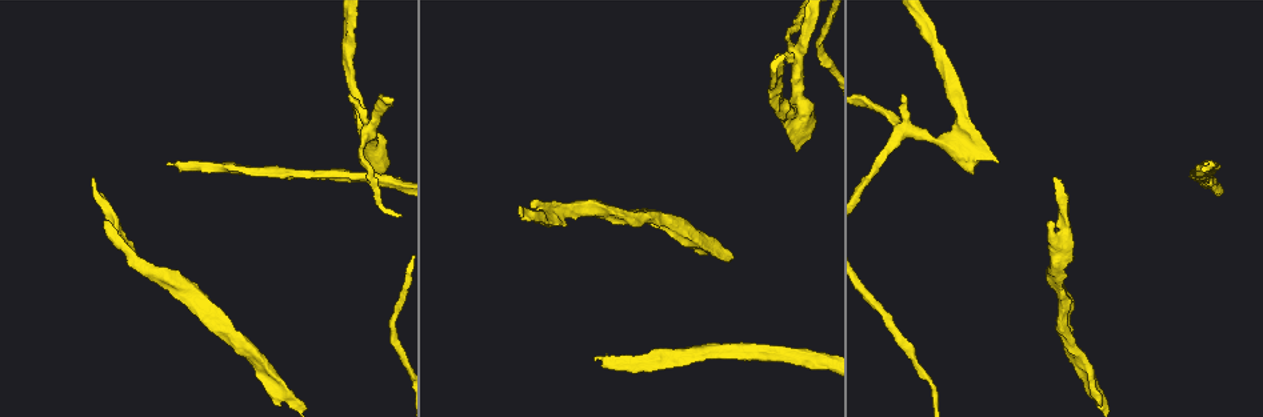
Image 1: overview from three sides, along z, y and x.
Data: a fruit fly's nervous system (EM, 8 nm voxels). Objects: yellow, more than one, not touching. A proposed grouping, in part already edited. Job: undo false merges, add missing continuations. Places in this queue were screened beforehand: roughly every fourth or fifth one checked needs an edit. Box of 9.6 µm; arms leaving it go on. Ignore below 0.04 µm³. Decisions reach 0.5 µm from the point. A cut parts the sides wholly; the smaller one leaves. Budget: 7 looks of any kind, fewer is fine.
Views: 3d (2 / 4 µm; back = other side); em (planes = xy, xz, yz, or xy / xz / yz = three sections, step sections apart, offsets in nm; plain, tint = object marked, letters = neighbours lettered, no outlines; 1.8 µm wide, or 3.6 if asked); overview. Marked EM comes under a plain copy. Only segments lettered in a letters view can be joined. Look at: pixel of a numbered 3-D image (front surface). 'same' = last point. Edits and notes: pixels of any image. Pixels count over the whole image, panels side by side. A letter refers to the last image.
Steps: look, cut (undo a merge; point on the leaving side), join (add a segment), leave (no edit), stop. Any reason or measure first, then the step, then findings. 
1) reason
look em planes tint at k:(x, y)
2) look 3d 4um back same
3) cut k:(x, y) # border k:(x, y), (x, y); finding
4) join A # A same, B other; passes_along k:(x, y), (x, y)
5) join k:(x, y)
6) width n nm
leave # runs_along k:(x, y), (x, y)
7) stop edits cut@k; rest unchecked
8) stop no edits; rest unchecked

look em planes letters at 1:(1206, 161)

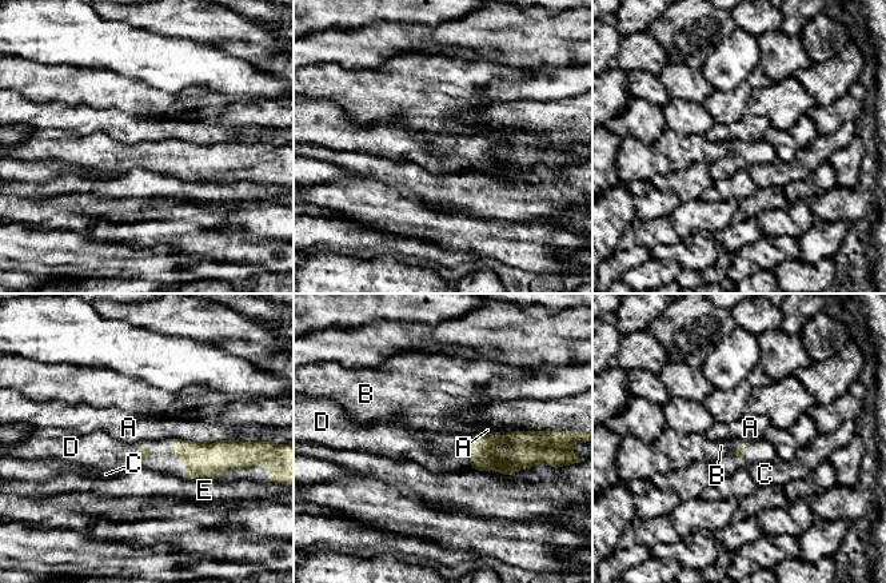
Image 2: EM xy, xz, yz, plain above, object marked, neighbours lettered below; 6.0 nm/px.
join D # A other, B other, C other, D same, E other; it goes on there

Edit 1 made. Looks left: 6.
free end
look em xz step 16 tint at 1:(380, 172)

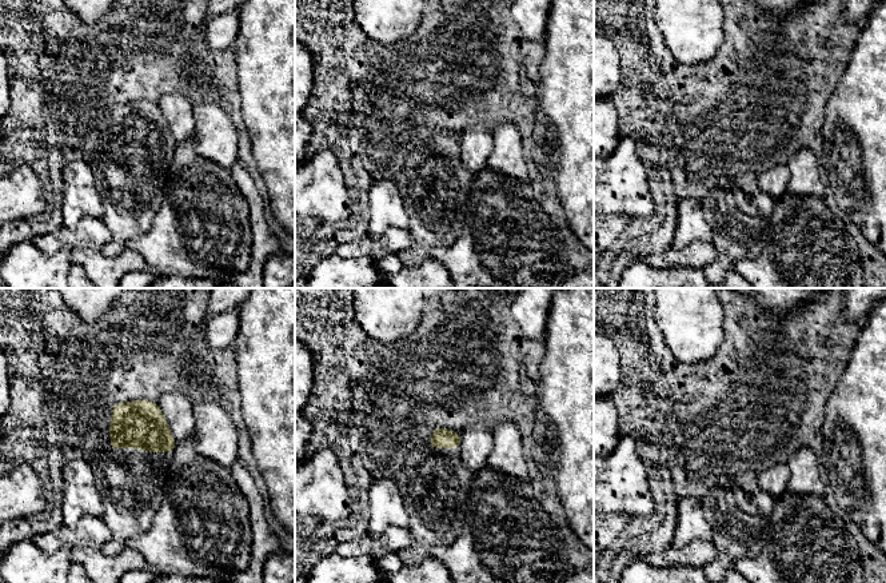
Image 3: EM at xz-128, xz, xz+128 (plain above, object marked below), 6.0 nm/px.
look em planes letters same

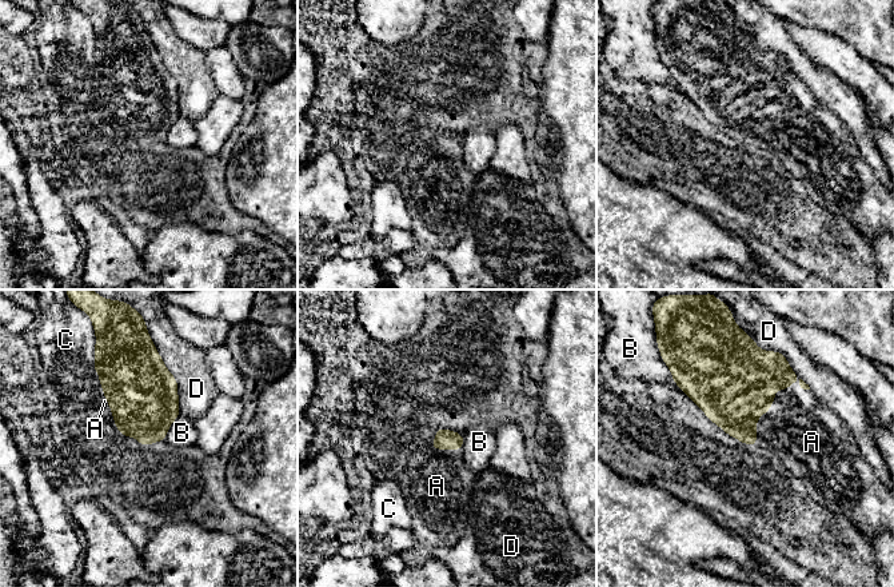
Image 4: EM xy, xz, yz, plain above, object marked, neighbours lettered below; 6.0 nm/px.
join A # A same, B other, C other, D other; passes_along 4:(735, 384), (770, 407), (802, 434); the neuron continues

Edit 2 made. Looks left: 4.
look overview

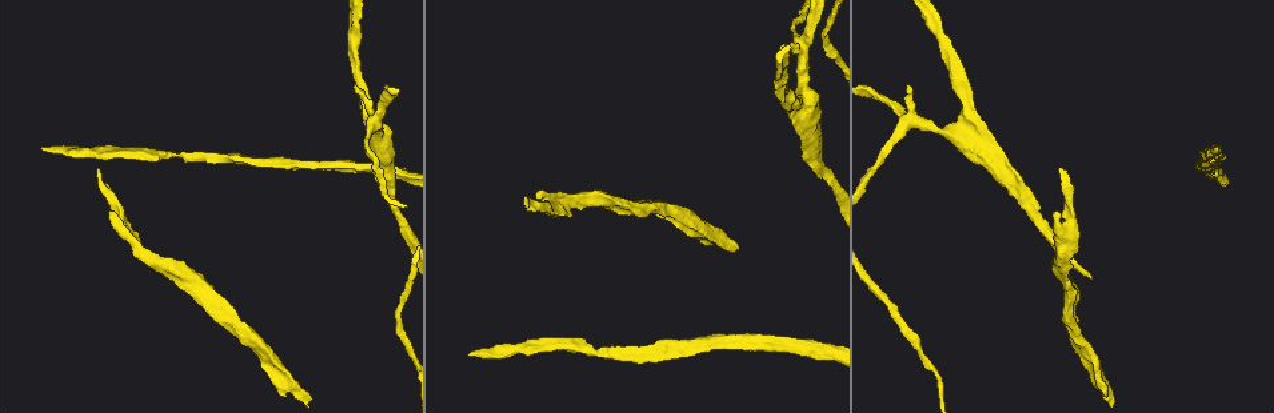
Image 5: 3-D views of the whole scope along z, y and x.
an open end
look 3d 4um at 5:(907, 88)

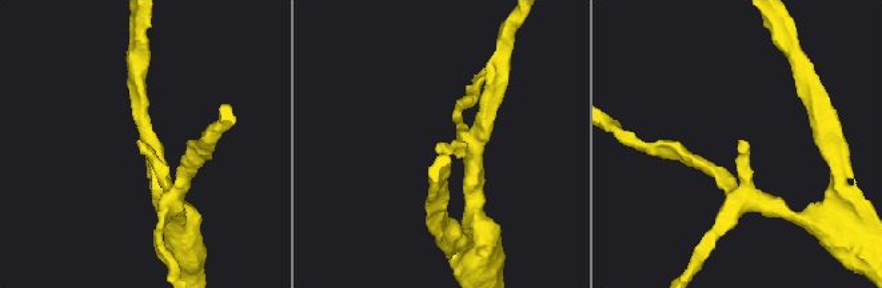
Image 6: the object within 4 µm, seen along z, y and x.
look em planes letters at 6:(139, 141)

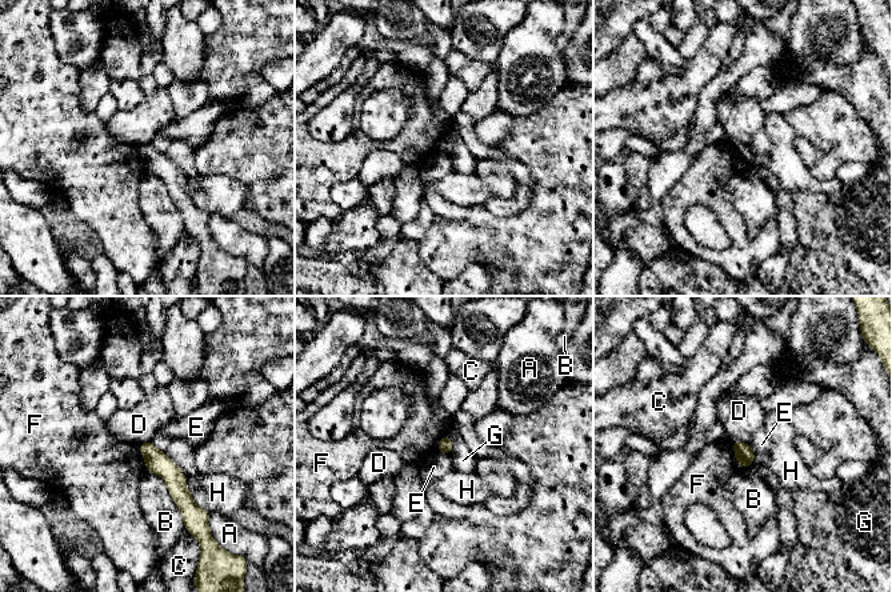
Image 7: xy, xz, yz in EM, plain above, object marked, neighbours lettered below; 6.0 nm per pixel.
leave # A other, B other, C other, D other, E other, F other, G other, H other; runs_along 7:(144, 446), (176, 480), (187, 514); no lettered segment goes on from it

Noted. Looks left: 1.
stop edits join@2, join@4; rest unchecked

